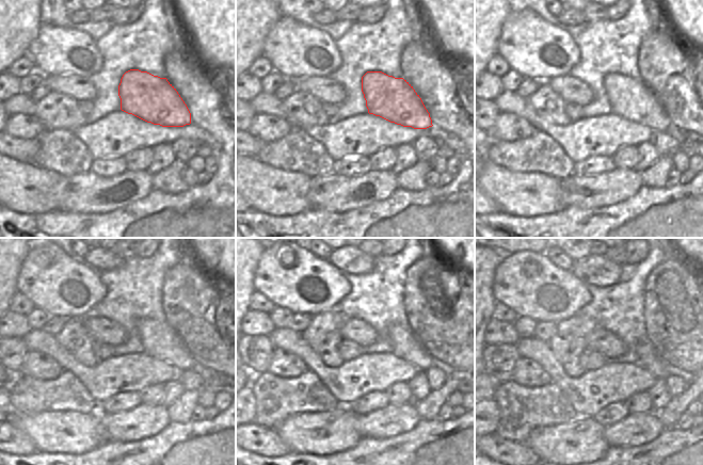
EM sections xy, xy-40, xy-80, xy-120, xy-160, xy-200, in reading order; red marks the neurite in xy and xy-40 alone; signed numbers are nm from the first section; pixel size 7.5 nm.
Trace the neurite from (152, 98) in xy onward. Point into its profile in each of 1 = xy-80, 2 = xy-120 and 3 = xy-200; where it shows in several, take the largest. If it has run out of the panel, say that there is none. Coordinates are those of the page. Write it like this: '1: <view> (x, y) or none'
1: xy-80 (629, 98)
2: xy-120 (160, 340)
3: xy-200 (654, 364)

